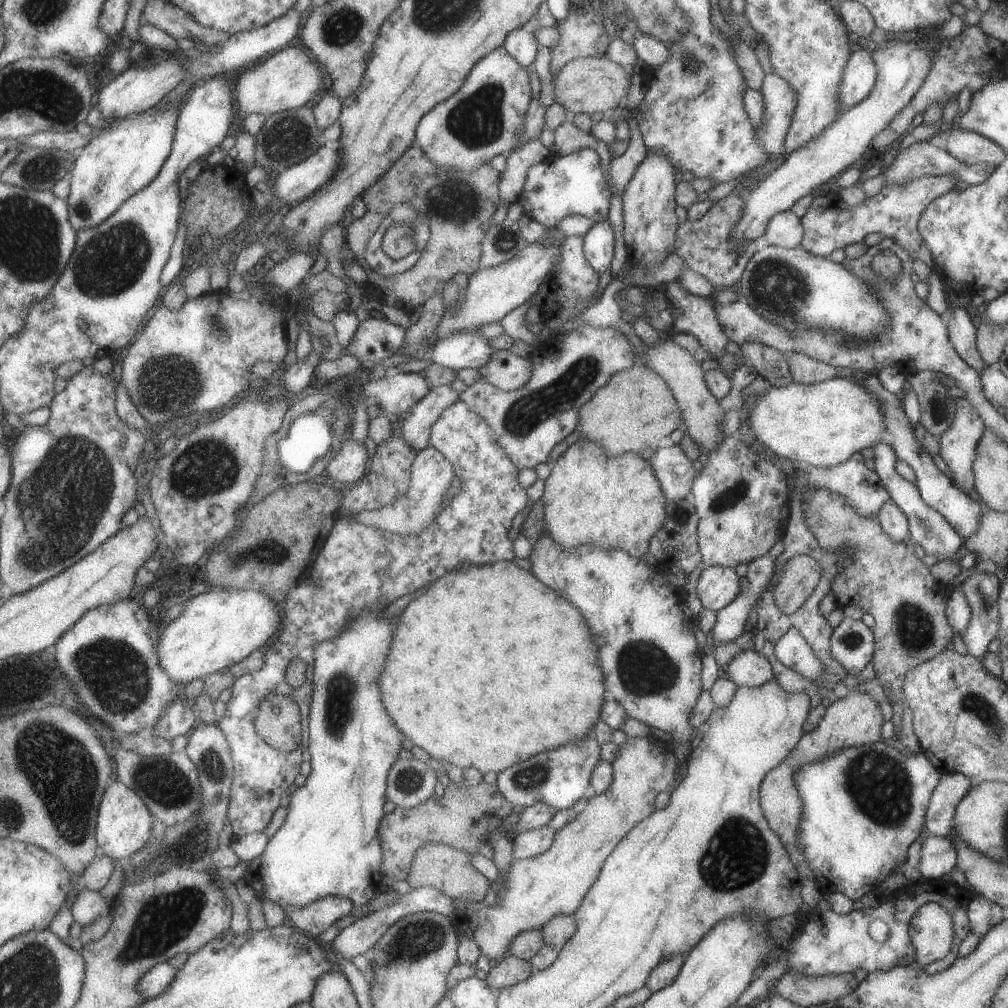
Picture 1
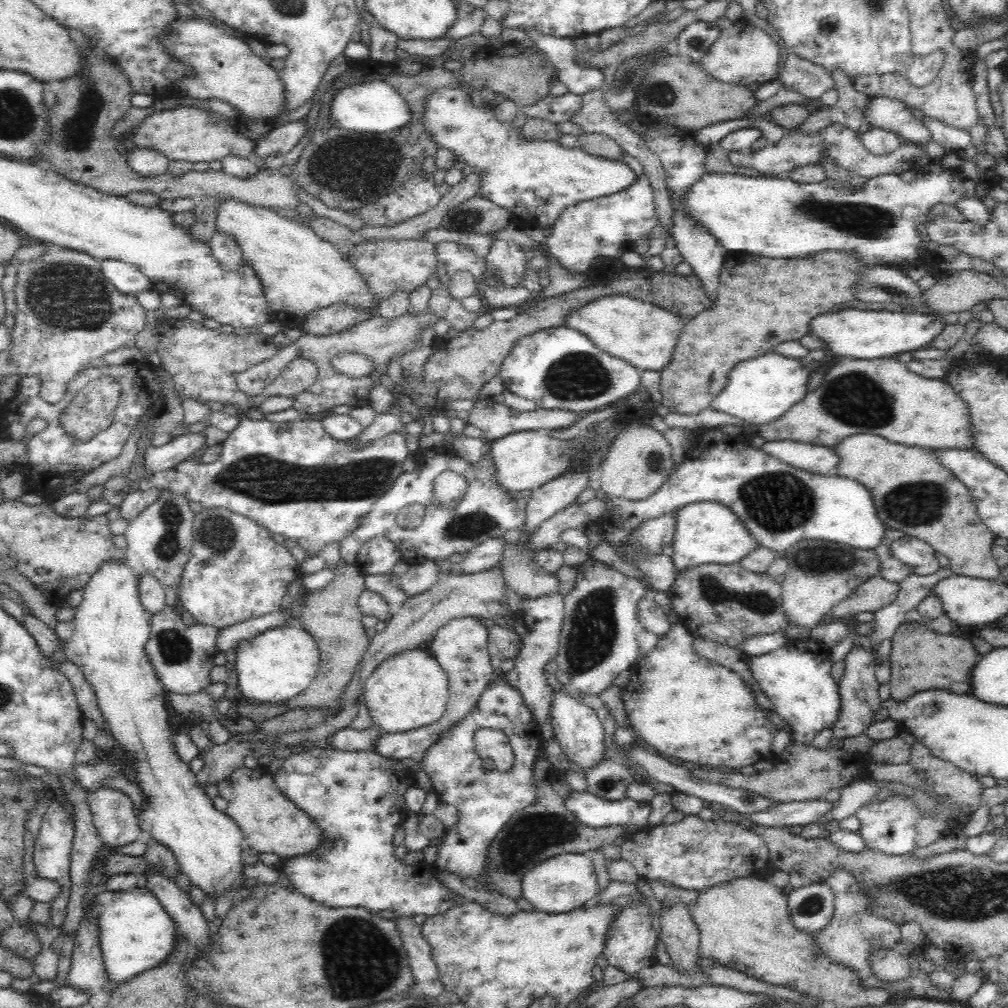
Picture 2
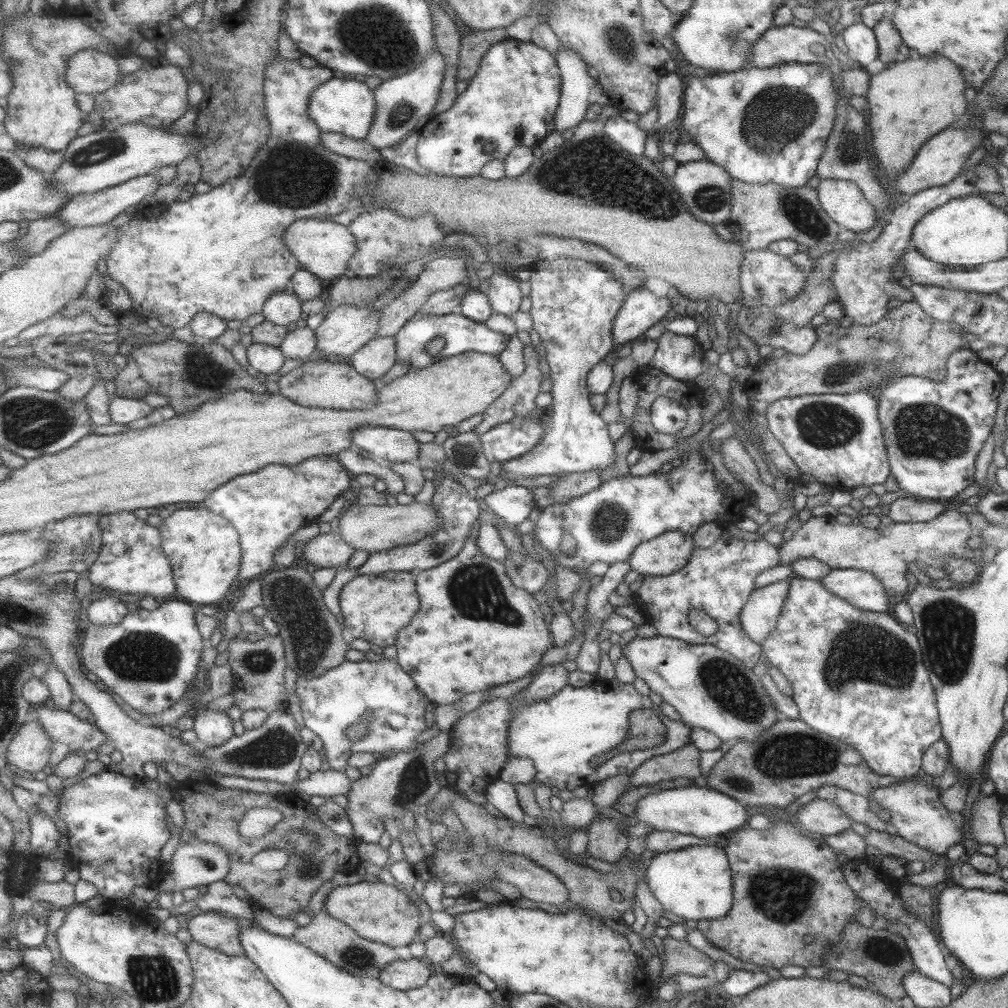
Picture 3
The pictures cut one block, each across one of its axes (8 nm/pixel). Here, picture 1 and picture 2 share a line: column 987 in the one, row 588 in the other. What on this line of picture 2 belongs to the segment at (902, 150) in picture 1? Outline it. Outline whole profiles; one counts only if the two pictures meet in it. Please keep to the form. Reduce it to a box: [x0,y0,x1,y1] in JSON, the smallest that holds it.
[123,488,195,608]

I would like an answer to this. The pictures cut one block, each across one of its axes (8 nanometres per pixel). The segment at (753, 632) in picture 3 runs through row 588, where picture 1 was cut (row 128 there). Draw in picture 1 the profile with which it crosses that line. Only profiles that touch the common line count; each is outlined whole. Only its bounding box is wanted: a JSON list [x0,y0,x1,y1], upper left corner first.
[741,73,795,193]

